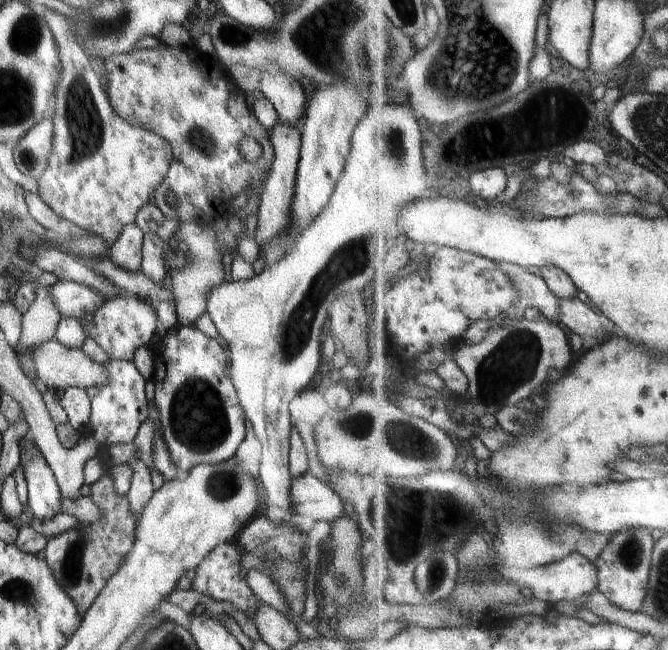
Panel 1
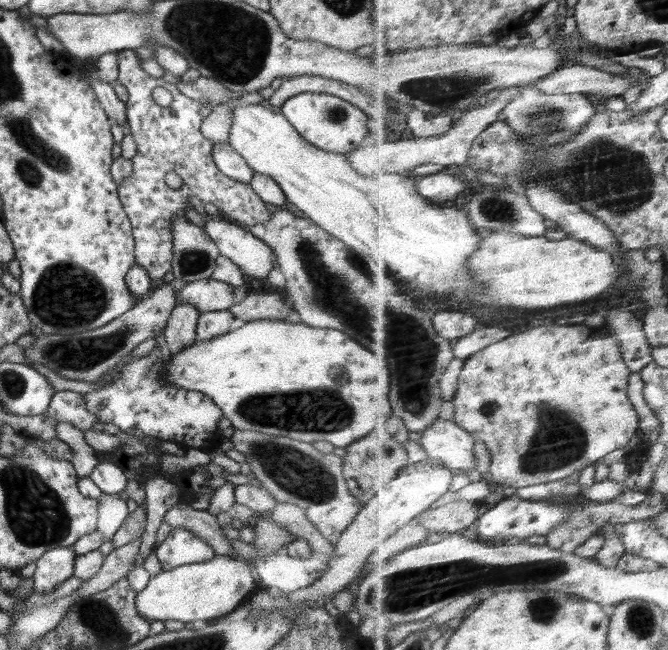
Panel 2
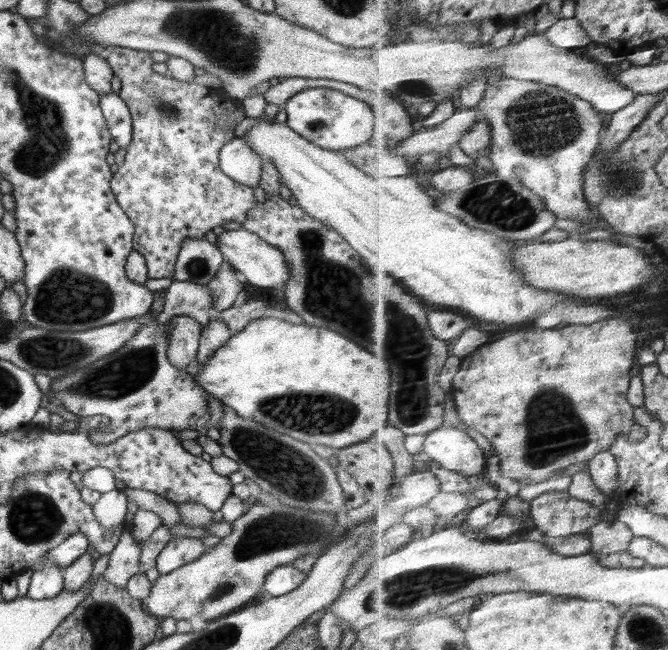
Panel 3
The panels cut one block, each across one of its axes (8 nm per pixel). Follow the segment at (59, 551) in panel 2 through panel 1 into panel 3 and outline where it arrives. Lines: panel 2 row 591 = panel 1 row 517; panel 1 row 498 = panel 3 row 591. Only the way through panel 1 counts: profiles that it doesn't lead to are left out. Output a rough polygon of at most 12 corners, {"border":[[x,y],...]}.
{"border":[[60,567],[33,571],[27,595],[54,598],[64,589]]}

